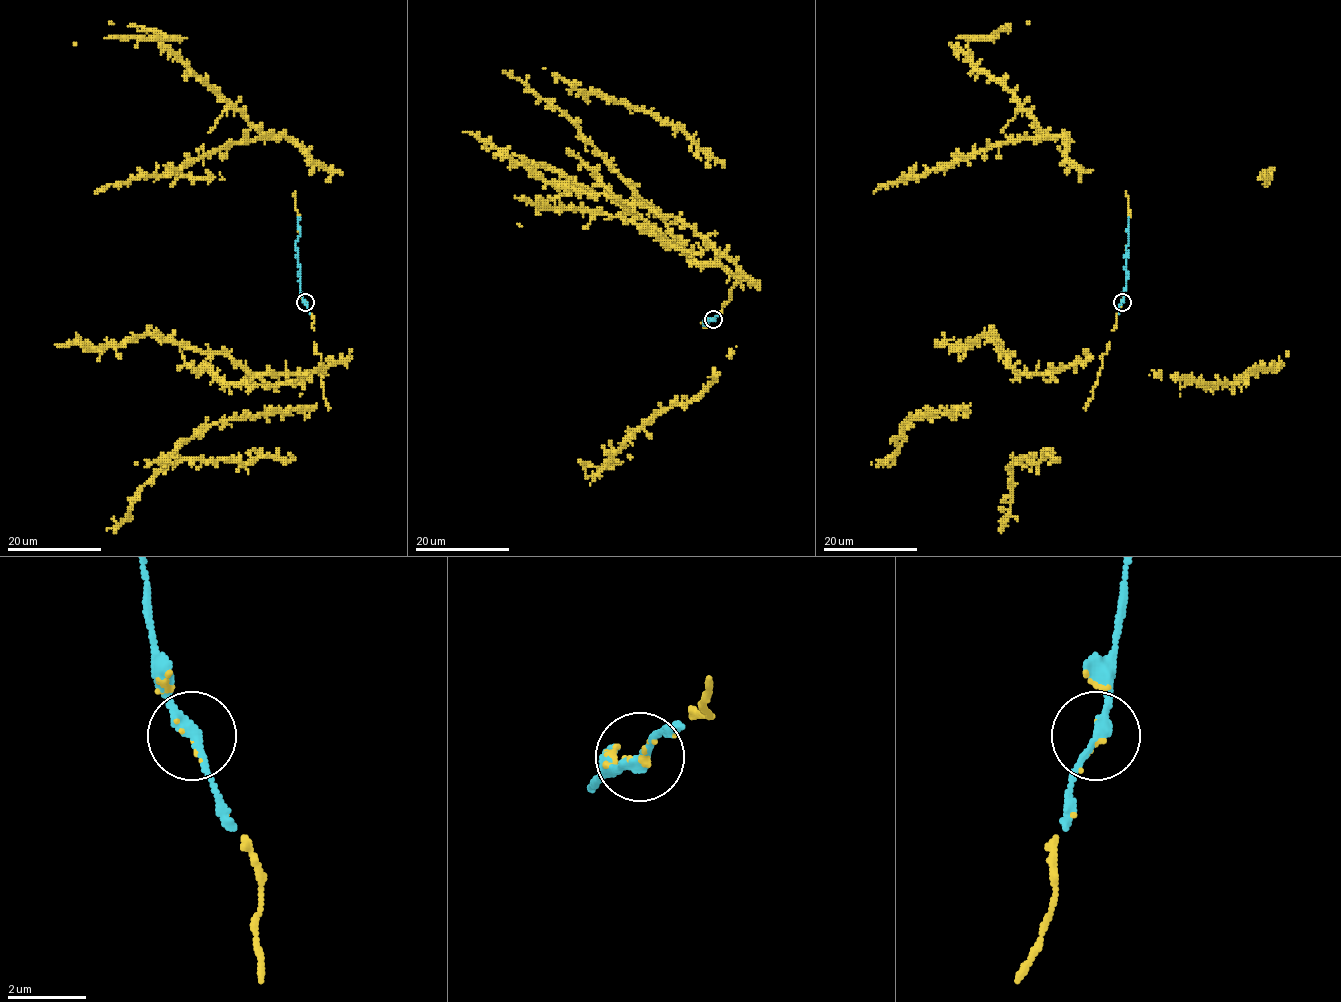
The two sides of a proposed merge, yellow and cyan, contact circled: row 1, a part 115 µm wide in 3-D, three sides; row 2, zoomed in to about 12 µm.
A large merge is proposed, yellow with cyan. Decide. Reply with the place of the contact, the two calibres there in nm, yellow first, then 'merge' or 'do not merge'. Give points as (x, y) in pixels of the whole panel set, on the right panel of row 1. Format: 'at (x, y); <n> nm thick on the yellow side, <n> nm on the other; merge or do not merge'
at (1122, 302); 90 nm thick on the yellow side, 240 nm on the other; merge

